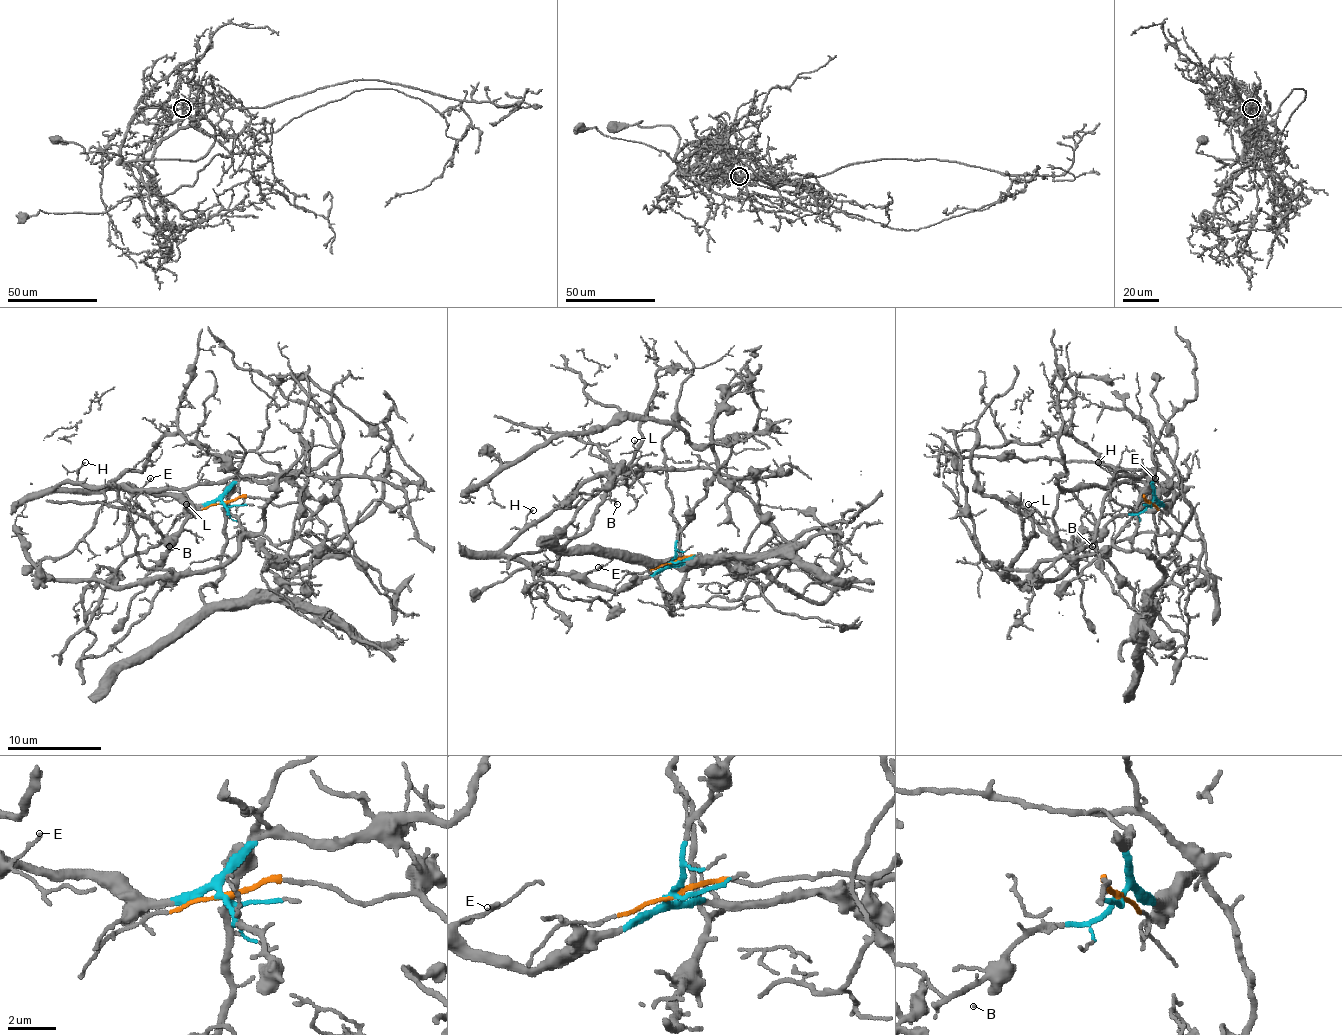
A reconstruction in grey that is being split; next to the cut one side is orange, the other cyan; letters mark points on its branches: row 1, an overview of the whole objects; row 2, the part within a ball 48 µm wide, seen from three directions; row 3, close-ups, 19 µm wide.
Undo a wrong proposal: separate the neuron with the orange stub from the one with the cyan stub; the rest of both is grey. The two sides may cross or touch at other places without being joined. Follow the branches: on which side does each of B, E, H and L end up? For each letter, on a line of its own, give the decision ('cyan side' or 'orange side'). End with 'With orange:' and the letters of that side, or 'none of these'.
B: cyan side
E: cyan side
H: cyan side
L: cyan side
With orange: none of these

